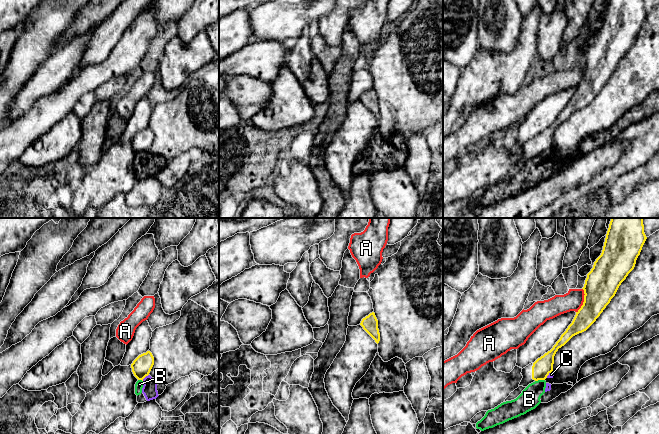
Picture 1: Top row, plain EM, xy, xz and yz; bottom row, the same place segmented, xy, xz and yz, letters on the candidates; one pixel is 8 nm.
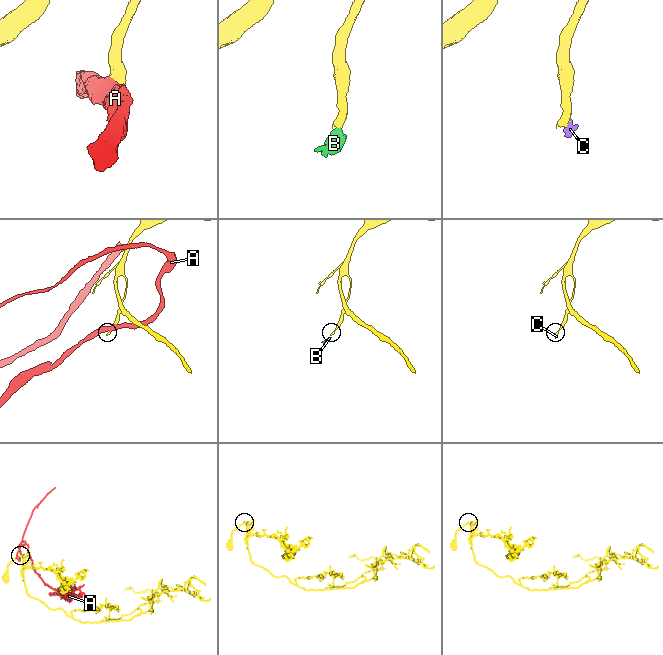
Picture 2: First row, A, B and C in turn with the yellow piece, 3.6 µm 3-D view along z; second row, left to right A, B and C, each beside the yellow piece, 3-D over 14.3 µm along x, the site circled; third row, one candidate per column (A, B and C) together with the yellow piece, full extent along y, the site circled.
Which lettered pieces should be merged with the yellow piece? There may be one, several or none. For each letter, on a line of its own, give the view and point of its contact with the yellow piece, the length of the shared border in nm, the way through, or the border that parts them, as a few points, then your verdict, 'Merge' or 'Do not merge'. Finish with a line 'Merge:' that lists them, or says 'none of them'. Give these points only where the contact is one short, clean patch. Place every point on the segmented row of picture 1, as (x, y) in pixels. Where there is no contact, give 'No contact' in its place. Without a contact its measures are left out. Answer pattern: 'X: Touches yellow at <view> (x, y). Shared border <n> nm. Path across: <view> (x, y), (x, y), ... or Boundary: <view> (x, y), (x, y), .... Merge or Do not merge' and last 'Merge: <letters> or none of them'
A: Touches yellow at yz (584, 300). Shared border 200 nm. Do not merge
B: Touches yellow at yz (539, 379). Shared border 80 nm. Boundary: yz (544, 379), (535, 381). Do not merge
C: Touches yellow at xy (145, 376). Shared border 80 nm. Boundary: xy (148, 374), (142, 380). Do not merge
Merge: none of them

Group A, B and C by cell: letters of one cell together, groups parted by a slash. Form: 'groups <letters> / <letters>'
groups A / B C

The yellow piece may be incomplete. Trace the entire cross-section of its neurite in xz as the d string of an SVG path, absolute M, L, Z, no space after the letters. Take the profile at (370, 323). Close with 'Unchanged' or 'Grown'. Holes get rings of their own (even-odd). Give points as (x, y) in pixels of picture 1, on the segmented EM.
M372 312L363 318L360 325L378 344L380 341L380 333L378 329L378 320L375 316L375 313Z. Unchanged

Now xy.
M150 351L139 355L131 364L132 372L138 380L149 375L154 365L154 357Z. Unchanged

